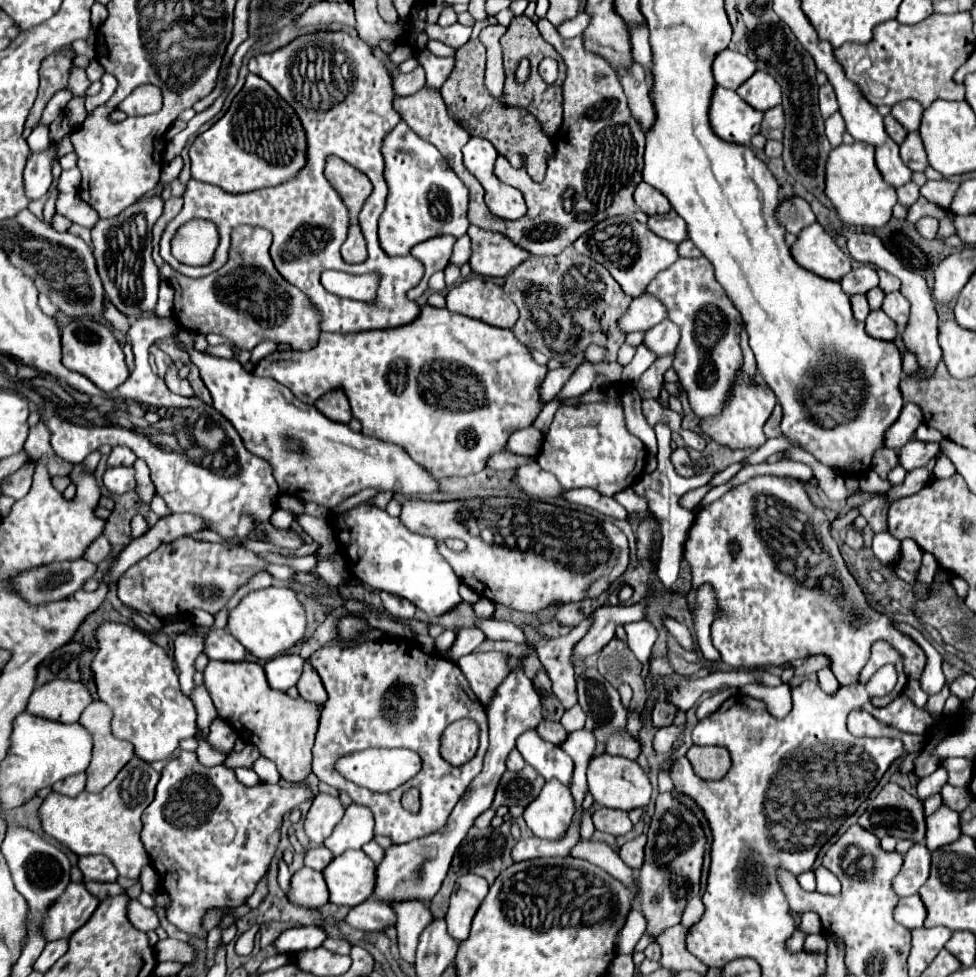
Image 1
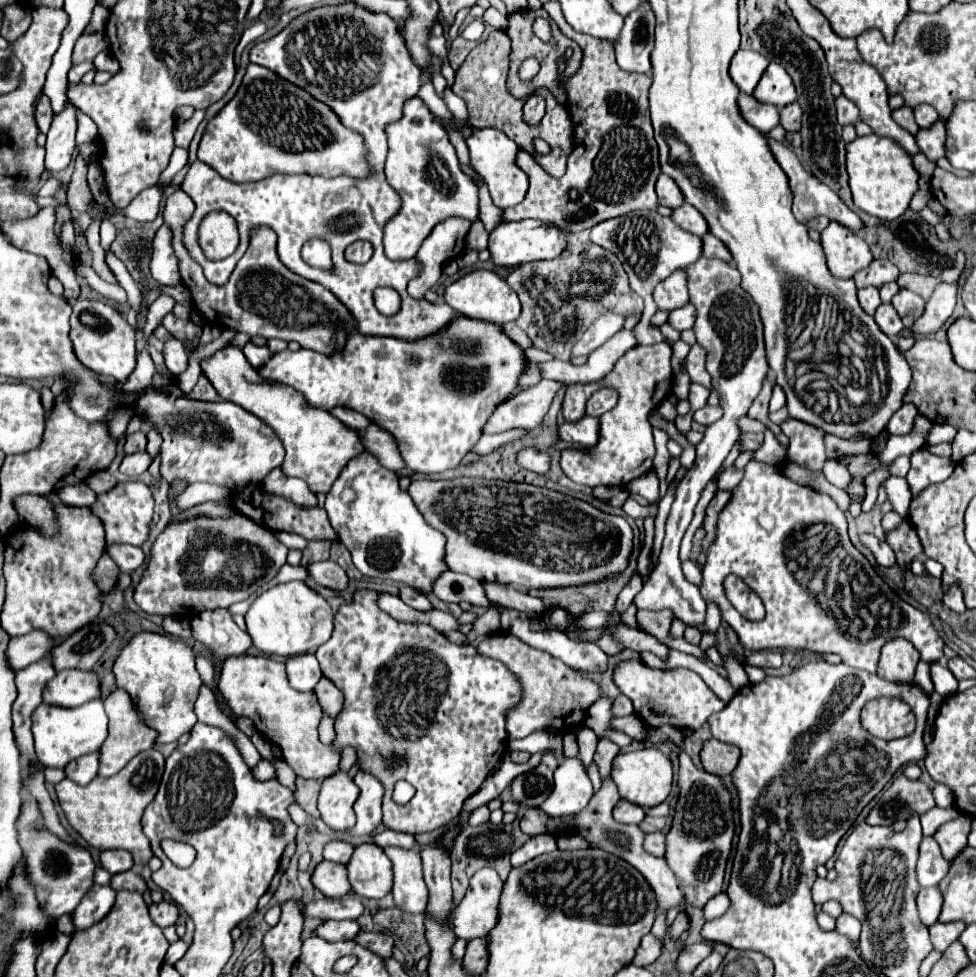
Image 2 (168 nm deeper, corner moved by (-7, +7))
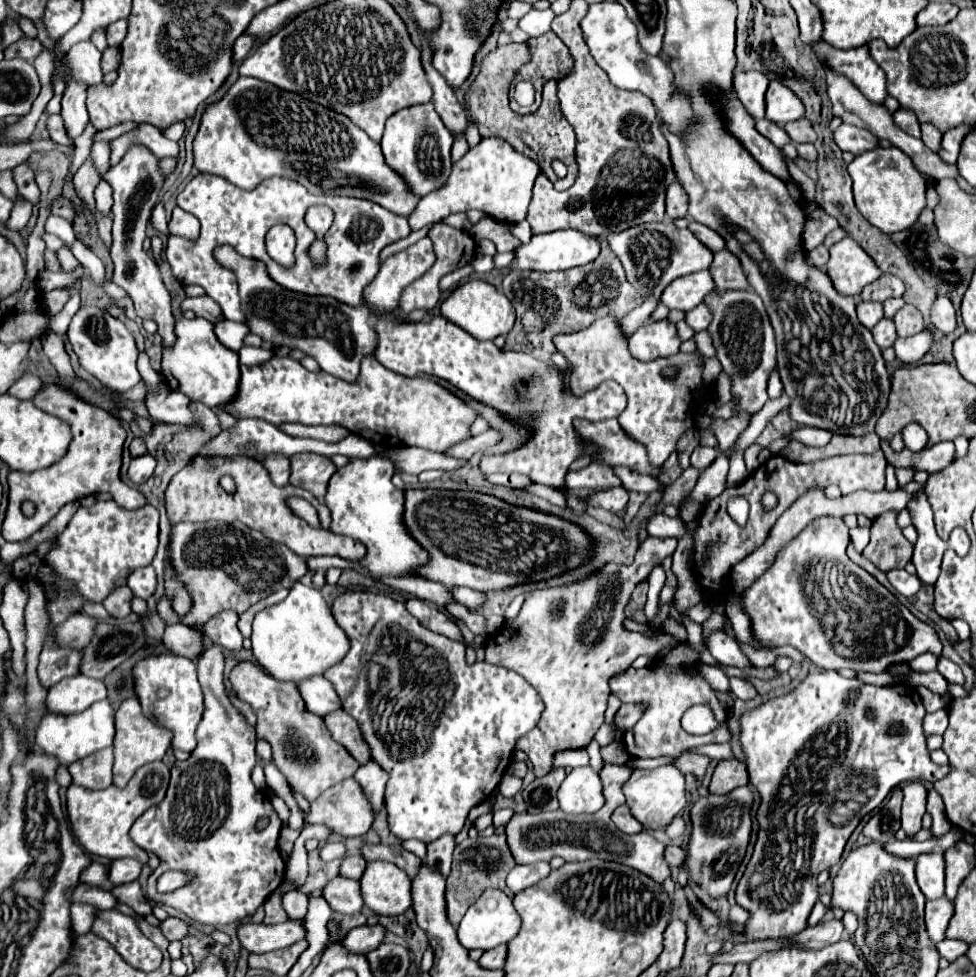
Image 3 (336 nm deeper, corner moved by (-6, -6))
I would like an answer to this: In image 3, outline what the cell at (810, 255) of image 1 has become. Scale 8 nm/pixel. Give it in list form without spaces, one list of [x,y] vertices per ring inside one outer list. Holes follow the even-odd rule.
[[[851,238],[831,246],[831,258],[825,270],[833,288],[843,296],[859,296],[867,284],[883,274],[873,258]]]

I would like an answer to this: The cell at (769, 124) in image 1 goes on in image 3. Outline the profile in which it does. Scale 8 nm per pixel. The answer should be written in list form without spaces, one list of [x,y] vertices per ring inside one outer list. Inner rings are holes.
[[[801,118],[801,120],[795,120],[795,122],[787,122],[783,126],[787,130],[787,134],[791,136],[793,142],[815,142],[817,140],[817,134],[811,126],[811,122],[807,118]]]

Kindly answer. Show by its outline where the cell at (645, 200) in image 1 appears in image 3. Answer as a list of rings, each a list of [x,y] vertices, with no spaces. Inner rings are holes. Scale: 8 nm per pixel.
[[[673,182],[667,188],[667,216],[671,220],[683,218],[683,216],[687,216],[687,208],[689,208],[687,192],[683,190],[683,186],[679,182]]]

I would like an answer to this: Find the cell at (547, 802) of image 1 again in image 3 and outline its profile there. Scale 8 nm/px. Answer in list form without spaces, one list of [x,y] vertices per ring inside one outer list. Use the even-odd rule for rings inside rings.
[[[591,766],[573,768],[563,780],[557,798],[561,810],[567,810],[569,814],[597,812],[605,802],[599,774]]]

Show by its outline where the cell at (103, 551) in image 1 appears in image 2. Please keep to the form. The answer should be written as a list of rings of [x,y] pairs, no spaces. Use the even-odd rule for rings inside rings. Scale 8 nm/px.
[[[108,545],[108,551],[106,551],[112,561],[120,567],[122,573],[132,573],[134,569],[138,569],[142,563],[144,563],[144,553],[140,547],[134,547],[134,545]]]

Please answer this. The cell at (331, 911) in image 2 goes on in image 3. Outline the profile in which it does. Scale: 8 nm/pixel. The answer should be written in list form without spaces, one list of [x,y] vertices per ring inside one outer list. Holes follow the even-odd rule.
[[[287,920],[275,926],[241,922],[237,926],[237,938],[245,950],[253,954],[265,954],[271,950],[291,946],[299,938],[305,938],[305,932],[301,928],[301,920]]]

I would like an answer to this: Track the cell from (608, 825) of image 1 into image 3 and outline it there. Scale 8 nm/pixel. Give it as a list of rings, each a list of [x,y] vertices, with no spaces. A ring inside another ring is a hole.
[[[627,804],[619,806],[619,808],[613,812],[611,820],[613,820],[615,826],[617,826],[621,832],[625,832],[625,834],[639,834],[639,832],[643,830],[643,826],[633,818],[631,810],[627,808]]]

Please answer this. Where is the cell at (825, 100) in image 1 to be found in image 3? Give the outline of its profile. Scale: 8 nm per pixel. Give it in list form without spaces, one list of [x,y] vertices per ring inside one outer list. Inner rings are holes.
[[[841,124],[835,130],[835,142],[843,152],[853,152],[857,156],[857,154],[863,154],[867,150],[877,148],[879,138],[875,134],[871,134],[869,130],[861,130],[857,126]]]

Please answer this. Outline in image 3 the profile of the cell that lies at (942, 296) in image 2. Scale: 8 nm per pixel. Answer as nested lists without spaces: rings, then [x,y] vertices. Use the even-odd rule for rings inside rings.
[[[923,330],[919,334],[915,334],[915,336],[909,336],[909,338],[897,338],[893,348],[895,348],[897,360],[903,366],[915,364],[929,352],[929,348],[931,348],[931,334],[927,334],[927,330]]]

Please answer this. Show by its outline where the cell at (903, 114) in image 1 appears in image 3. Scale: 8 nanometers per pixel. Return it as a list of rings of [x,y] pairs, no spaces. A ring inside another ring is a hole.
[[[921,124],[921,132],[923,132],[921,140],[925,142],[925,146],[931,148],[933,152],[939,152],[939,148],[941,148],[941,136],[943,134],[939,130],[935,130],[935,126],[931,126],[931,124]]]

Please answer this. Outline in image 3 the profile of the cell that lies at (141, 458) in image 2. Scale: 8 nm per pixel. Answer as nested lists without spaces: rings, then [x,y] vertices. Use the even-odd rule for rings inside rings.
[[[143,454],[143,456],[131,460],[129,478],[135,484],[141,484],[141,482],[147,482],[149,480],[149,476],[153,474],[153,470],[155,470],[155,458],[151,454]]]

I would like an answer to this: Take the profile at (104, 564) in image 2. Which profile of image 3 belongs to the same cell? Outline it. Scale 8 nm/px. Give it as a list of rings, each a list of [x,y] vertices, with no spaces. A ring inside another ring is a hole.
[[[121,586],[119,590],[115,590],[115,594],[107,596],[103,606],[107,608],[107,612],[113,618],[123,620],[123,618],[127,618],[131,614],[131,600],[133,600],[133,592],[127,586]]]

